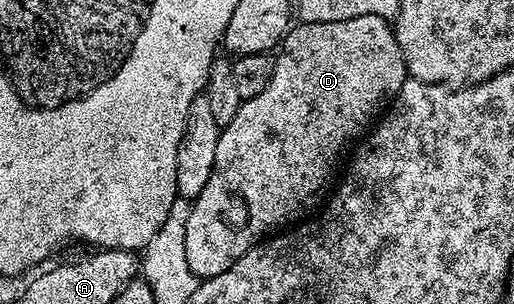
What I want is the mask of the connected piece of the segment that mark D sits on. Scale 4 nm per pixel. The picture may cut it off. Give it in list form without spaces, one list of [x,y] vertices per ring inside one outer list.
[[[358,16],[341,22],[300,22],[293,25],[284,35],[282,49],[275,55],[275,60],[276,67],[274,68],[274,76],[270,76],[270,84],[266,84],[265,90],[258,92],[258,96],[243,99],[234,120],[221,129],[220,139],[214,152],[214,168],[210,172],[210,180],[206,180],[202,192],[191,203],[188,211],[186,260],[190,263],[190,272],[194,272],[197,279],[213,278],[226,272],[226,268],[233,266],[249,248],[256,245],[265,236],[271,235],[289,224],[296,224],[307,219],[325,201],[326,195],[333,189],[334,179],[337,177],[336,165],[339,164],[344,149],[348,145],[351,147],[353,143],[363,139],[369,133],[373,123],[385,113],[386,107],[395,99],[396,93],[402,88],[406,77],[404,57],[398,48],[398,40],[393,27],[378,16]]]

